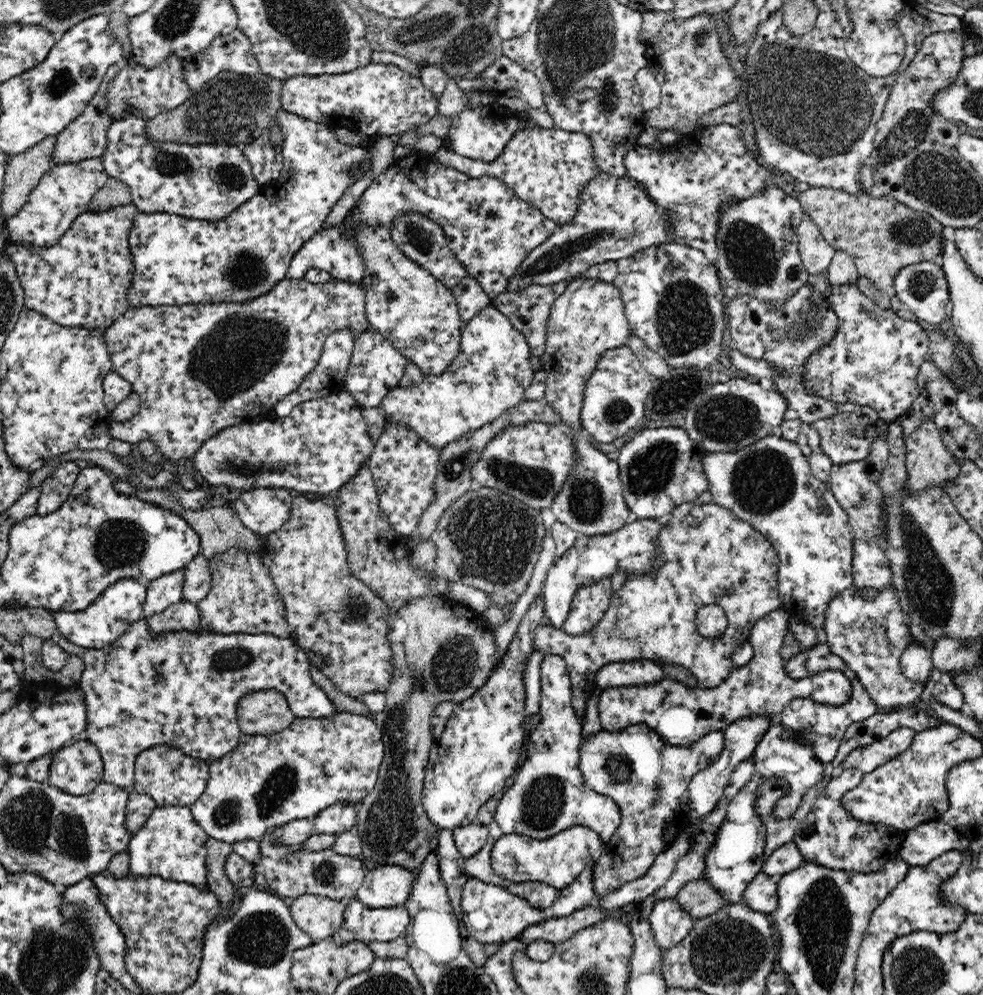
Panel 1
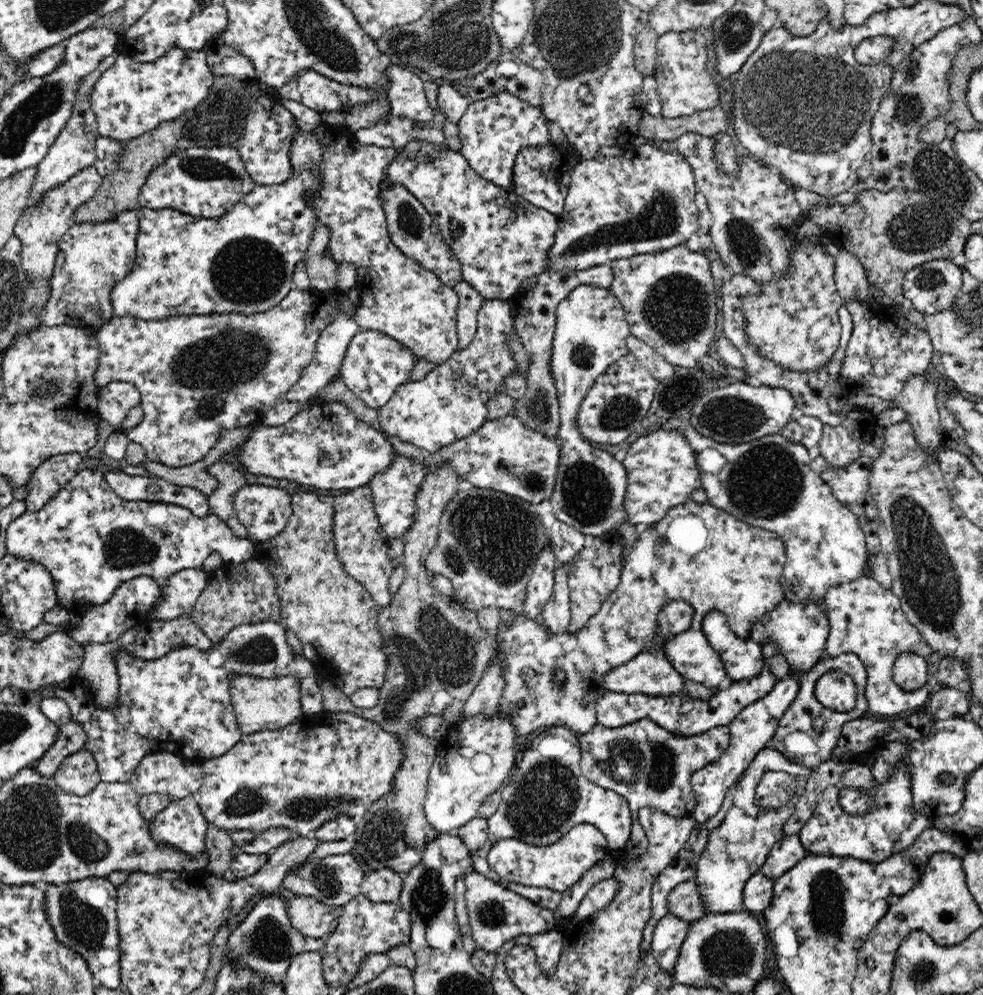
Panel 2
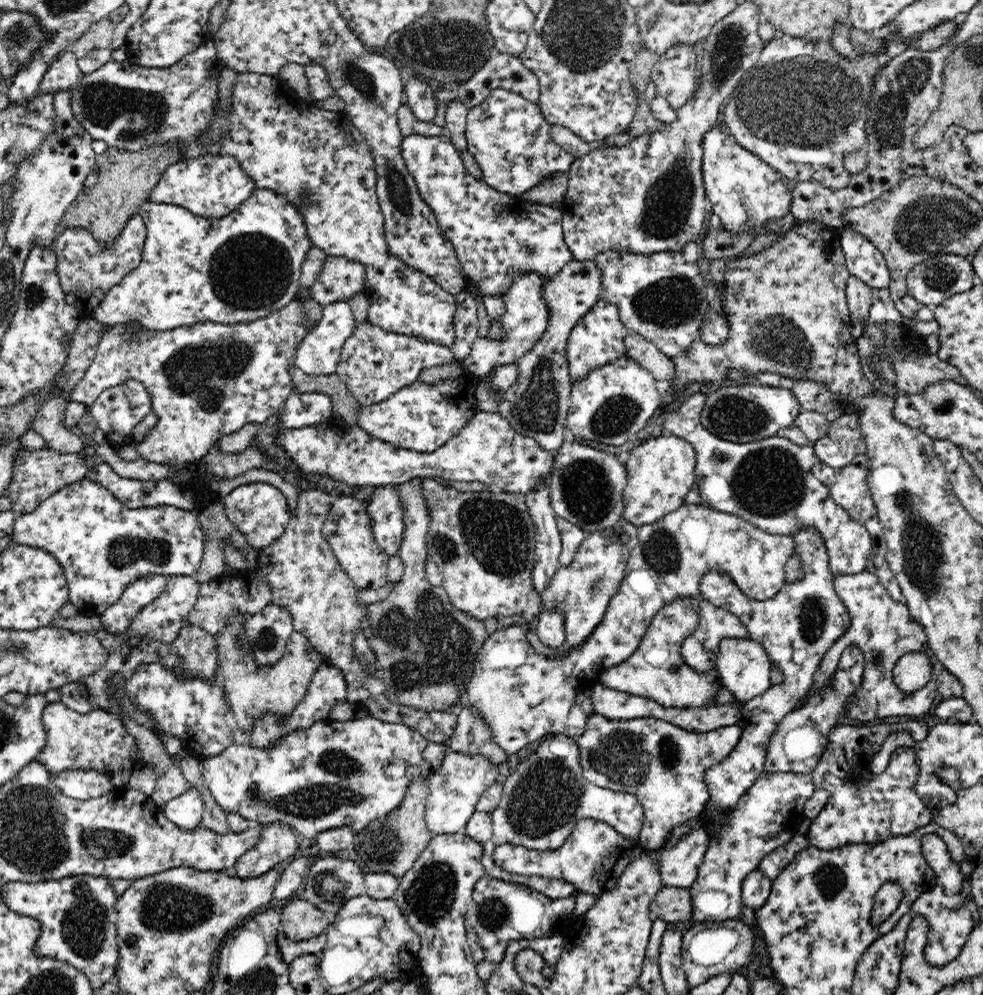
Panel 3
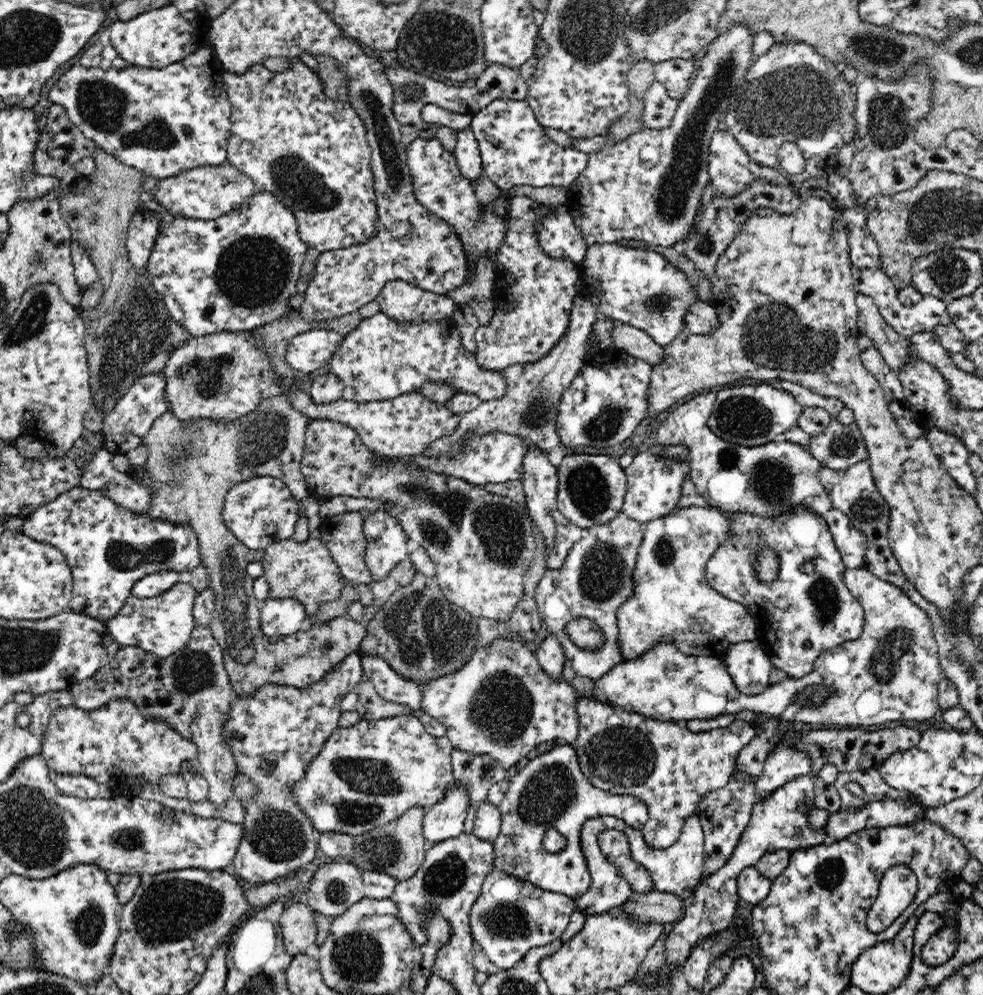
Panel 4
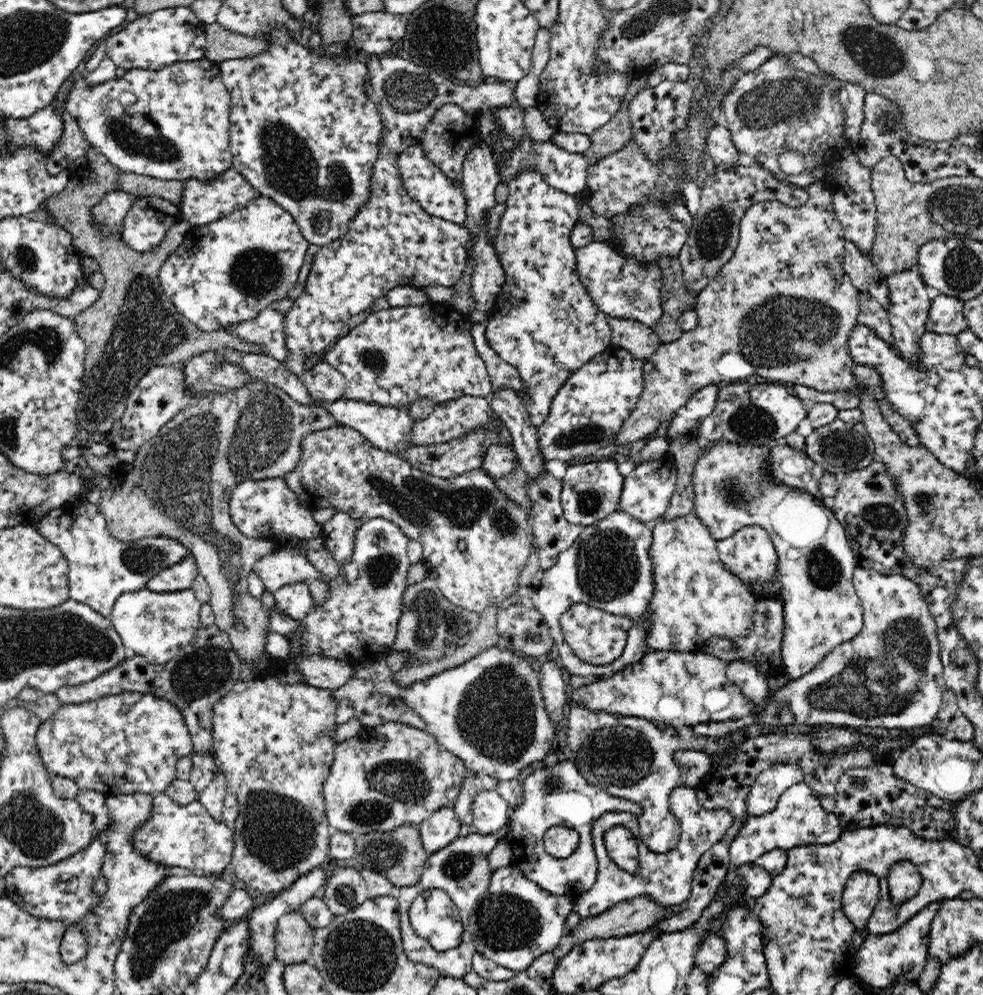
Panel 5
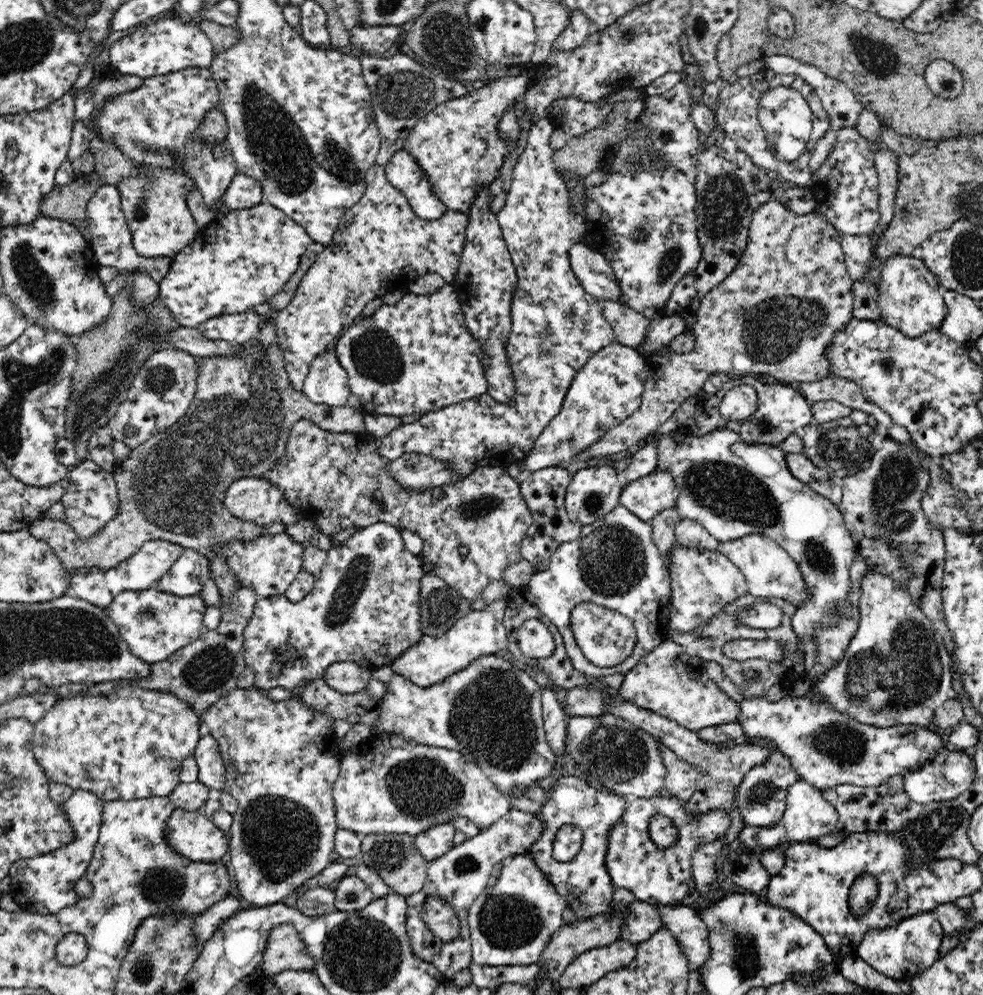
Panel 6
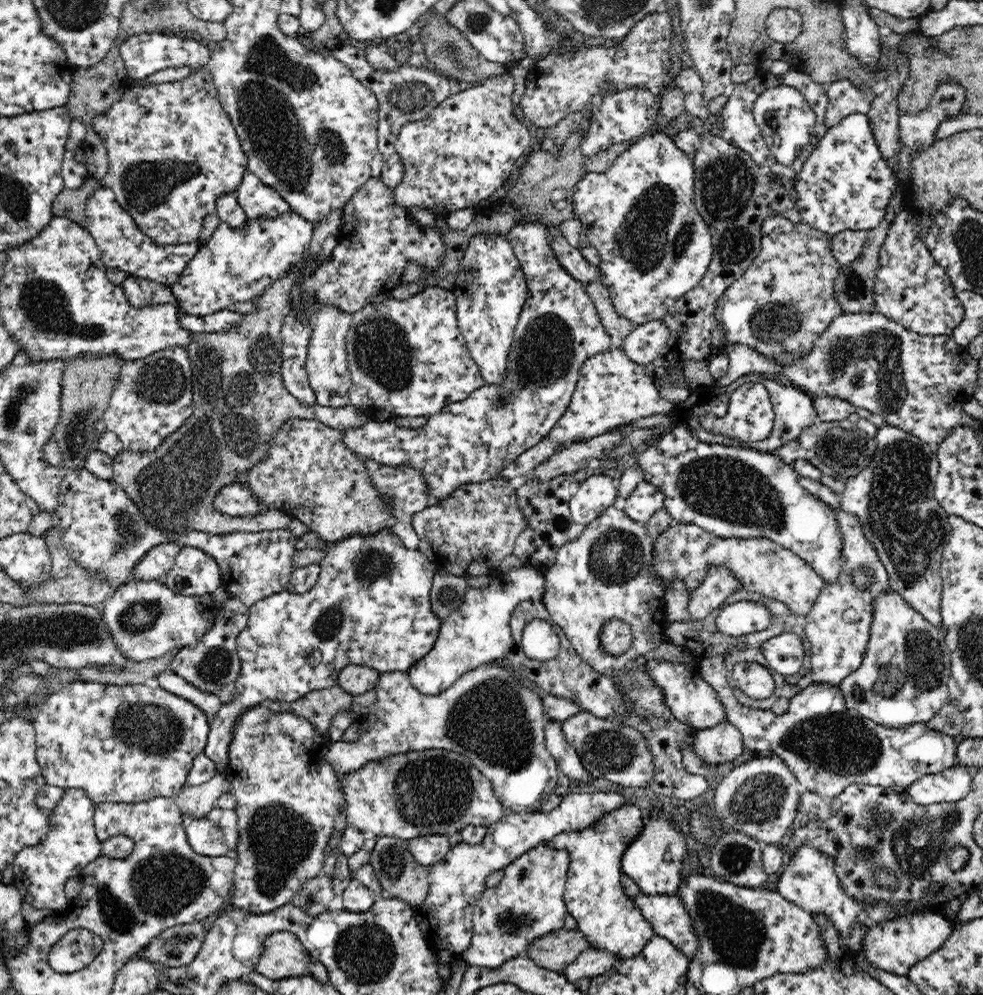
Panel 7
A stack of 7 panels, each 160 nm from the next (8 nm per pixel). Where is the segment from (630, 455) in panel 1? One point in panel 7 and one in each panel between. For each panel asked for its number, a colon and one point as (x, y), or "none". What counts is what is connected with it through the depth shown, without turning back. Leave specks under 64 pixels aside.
2: (662, 473)
3: (661, 470)
4: (655, 477)
5: (648, 489)
6: (646, 496)
7: (646, 500)

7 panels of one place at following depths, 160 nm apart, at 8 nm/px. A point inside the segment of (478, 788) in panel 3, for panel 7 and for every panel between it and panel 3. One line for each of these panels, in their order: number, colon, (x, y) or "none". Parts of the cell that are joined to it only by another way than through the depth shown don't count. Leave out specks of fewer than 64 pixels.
4: (445, 819)
5: (438, 830)
6: (435, 841)
7: (427, 850)

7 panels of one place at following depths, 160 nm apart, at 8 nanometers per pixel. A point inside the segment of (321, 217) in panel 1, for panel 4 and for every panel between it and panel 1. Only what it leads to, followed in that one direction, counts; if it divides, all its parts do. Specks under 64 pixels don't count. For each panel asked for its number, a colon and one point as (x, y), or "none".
2: (244, 261)
3: (240, 267)
4: (236, 272)

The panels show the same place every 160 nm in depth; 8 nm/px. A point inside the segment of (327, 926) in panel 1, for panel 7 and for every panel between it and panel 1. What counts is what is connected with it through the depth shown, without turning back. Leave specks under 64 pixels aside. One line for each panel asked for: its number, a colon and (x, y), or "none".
2: (312, 918)
3: (300, 920)
4: (299, 928)
5: (294, 934)
6: (285, 950)
7: (283, 956)

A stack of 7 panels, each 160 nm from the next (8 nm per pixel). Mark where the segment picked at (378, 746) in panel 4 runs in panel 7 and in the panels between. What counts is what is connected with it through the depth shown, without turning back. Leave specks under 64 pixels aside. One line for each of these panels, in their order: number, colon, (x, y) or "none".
5: (391, 774)
6: (386, 784)
7: (418, 793)

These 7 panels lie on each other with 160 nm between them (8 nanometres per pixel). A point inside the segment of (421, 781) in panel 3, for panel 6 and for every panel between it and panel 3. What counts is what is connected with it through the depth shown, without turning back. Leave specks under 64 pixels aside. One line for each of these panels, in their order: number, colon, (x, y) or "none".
4: (398, 848)
5: (399, 854)
6: (395, 857)

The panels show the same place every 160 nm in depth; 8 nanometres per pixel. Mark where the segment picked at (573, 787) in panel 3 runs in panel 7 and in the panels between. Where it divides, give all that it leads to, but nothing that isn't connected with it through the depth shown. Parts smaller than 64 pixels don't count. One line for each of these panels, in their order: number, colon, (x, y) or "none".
4: (551, 791)
5: (559, 795)
6: (583, 881)
7: (593, 894)

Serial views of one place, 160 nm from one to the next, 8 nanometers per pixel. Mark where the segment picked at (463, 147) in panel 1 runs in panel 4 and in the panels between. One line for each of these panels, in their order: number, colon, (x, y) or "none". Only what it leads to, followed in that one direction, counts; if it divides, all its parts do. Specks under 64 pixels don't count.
2: (492, 131)
3: (508, 136)
4: (515, 150)

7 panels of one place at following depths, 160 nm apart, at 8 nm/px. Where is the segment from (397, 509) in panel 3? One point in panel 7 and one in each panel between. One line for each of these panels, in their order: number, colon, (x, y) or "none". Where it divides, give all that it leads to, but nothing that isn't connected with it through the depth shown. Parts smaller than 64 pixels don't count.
4: (387, 542)
5: (359, 622)
6: (363, 608)
7: (370, 606)

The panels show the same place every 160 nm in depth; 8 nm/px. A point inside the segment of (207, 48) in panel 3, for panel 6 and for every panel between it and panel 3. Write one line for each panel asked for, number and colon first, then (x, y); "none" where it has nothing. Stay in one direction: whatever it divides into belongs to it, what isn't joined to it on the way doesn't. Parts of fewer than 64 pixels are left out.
4: (163, 121)
5: (171, 124)
6: (154, 125)

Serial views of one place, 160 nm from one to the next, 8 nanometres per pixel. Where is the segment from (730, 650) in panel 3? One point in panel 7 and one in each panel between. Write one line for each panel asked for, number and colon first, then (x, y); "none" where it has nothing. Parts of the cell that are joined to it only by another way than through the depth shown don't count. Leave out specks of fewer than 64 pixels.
4: (749, 666)
5: (743, 672)
6: (827, 748)
7: (827, 746)

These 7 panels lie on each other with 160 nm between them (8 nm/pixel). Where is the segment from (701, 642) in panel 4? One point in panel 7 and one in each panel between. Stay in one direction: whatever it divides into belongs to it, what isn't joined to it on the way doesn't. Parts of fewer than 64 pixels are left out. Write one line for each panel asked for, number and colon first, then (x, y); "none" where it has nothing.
5: (695, 598)
6: (702, 582)
7: (719, 583)

